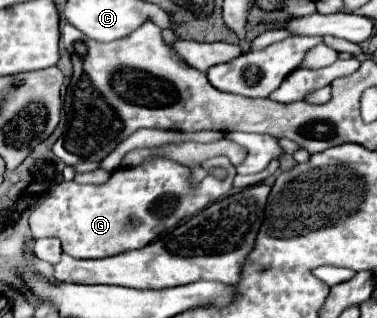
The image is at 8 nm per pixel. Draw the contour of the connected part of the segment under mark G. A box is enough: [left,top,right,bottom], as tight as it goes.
[29,156,235,258]

